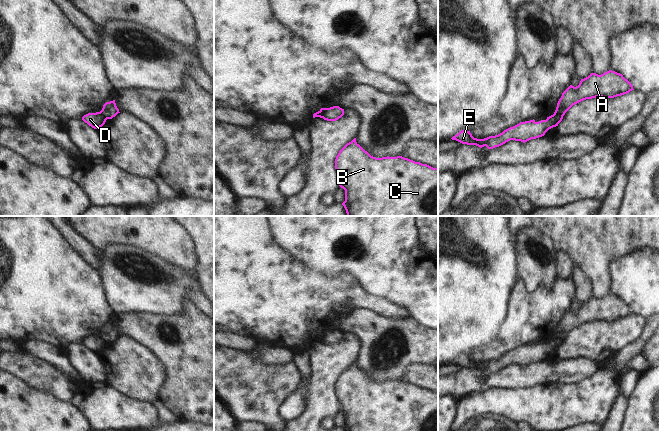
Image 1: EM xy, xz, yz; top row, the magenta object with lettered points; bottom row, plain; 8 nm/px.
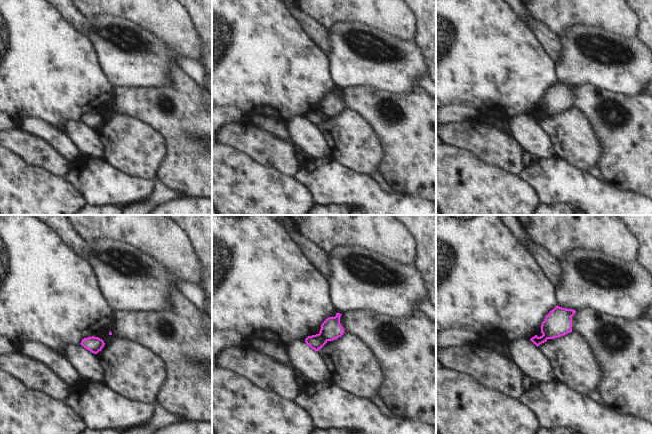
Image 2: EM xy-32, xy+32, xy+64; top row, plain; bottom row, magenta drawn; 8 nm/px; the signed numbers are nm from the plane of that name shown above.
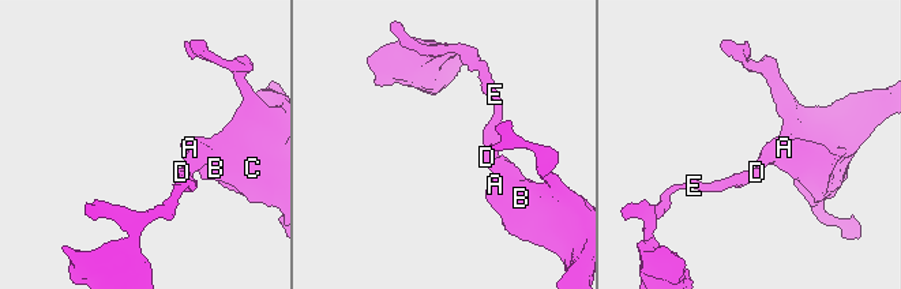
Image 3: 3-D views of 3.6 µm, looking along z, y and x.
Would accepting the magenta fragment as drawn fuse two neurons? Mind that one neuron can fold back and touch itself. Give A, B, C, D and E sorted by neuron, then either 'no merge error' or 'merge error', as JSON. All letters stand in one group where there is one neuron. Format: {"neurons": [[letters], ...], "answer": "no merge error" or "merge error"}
{"neurons": [["A", "B", "C"], ["D", "E"]], "answer": "merge error"}

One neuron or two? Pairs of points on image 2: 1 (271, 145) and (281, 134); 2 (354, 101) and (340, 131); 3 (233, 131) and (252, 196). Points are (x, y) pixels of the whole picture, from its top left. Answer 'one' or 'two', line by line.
1: two
2: two
3: two

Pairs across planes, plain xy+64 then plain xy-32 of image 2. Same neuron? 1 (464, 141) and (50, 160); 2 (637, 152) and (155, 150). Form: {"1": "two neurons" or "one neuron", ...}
{"1": "one neuron", "2": "two neurons"}

